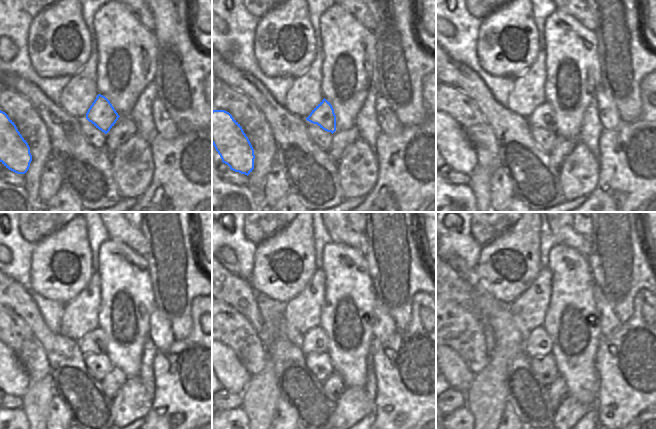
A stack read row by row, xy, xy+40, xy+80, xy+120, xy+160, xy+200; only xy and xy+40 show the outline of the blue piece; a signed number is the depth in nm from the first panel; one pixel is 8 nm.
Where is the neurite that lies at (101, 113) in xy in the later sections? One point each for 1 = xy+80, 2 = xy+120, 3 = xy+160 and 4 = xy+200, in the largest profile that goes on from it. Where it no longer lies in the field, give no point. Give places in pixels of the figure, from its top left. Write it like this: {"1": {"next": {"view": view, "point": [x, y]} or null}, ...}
{"1": {"next": {"view": "xy+80", "point": [543, 117]}}, "2": {"next": {"view": "xy+120", "point": [90, 340]}}, "3": {"next": {"view": "xy+160", "point": [309, 340]}}, "4": {"next": {"view": "xy+200", "point": [533, 340]}}}

